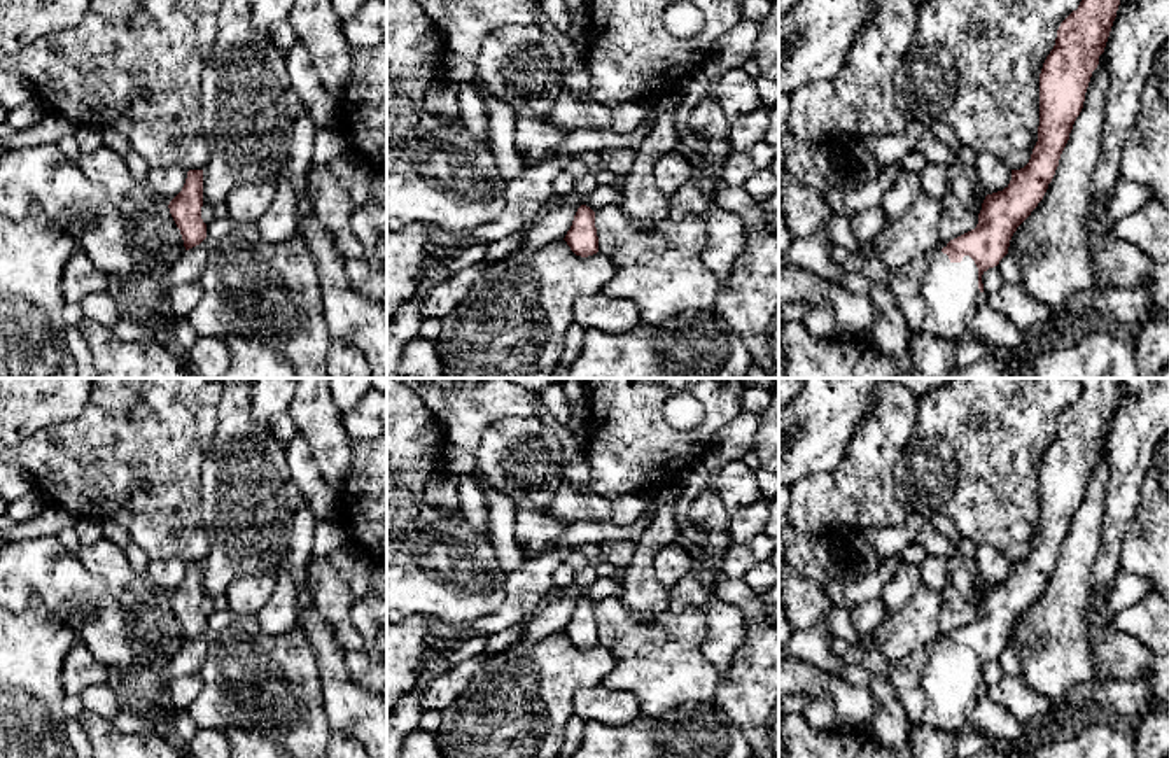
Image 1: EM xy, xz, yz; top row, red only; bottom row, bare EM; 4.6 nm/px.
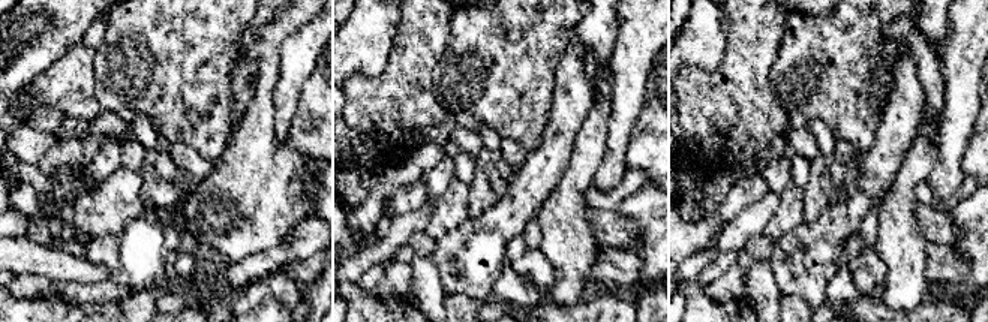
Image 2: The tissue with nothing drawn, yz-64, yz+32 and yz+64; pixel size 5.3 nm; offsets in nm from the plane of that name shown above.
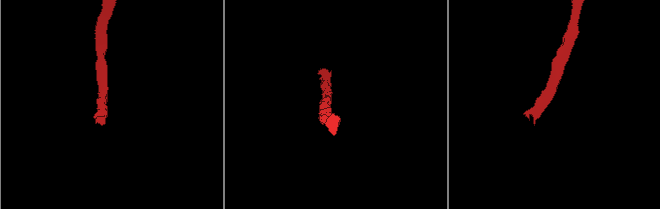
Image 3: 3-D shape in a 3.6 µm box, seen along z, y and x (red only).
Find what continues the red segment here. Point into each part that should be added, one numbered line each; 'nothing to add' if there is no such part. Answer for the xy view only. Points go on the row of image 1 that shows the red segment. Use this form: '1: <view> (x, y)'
nothing to add

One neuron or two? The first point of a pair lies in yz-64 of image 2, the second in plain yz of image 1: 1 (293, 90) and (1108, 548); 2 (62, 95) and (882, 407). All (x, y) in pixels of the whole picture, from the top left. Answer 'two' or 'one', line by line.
1: one
2: one

